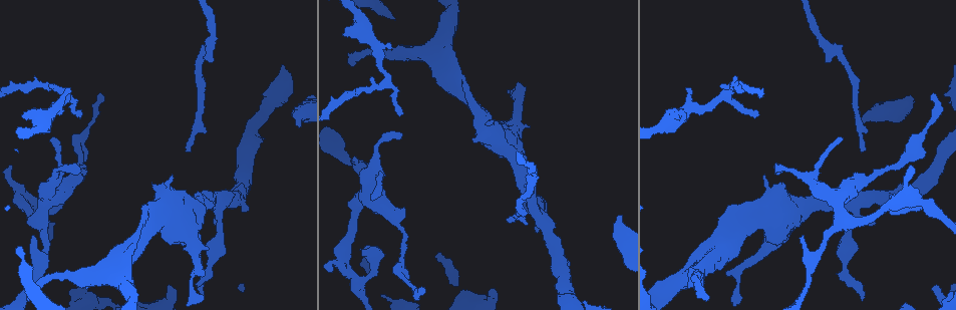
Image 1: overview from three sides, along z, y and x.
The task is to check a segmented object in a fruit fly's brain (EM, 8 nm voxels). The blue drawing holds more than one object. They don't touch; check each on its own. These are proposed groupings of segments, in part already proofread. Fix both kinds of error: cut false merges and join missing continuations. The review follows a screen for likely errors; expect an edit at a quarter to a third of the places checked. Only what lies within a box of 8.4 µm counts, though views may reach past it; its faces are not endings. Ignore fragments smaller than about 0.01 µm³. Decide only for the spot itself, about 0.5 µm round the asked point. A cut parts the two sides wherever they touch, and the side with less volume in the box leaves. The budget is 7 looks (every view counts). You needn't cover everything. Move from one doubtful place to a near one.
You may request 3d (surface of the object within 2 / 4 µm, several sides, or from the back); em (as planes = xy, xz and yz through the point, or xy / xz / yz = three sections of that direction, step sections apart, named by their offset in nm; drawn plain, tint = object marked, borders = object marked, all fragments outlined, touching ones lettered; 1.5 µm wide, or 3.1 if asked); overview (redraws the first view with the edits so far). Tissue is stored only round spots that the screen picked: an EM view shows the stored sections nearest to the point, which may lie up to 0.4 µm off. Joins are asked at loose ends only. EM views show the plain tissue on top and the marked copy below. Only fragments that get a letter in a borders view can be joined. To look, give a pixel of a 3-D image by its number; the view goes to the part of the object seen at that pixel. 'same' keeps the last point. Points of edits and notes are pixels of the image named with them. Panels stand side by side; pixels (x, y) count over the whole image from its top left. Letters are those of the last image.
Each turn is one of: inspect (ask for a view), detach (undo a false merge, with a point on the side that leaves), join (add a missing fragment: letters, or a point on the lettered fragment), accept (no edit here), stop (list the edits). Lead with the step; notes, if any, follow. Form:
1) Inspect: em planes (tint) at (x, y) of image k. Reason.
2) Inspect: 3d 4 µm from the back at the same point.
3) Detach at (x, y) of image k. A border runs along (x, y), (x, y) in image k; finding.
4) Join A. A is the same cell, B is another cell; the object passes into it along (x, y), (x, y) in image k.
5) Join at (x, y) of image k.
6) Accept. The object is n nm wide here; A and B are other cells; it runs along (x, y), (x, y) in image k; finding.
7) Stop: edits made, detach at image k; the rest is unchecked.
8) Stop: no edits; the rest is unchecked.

Inspect: em xz step 4 (tint) at (355, 159) of image 1. Branch stops here.

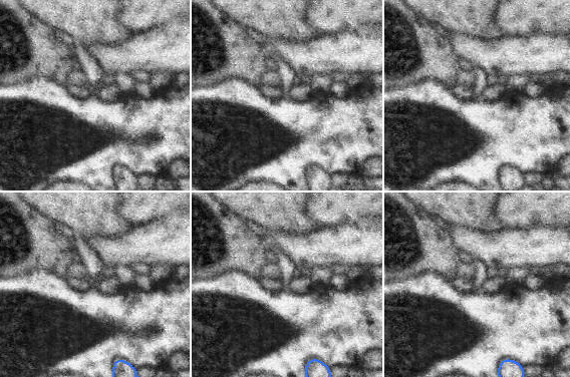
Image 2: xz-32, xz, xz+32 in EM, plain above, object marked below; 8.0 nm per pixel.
Inspect: em planes (borders) at the same point. Another direction.

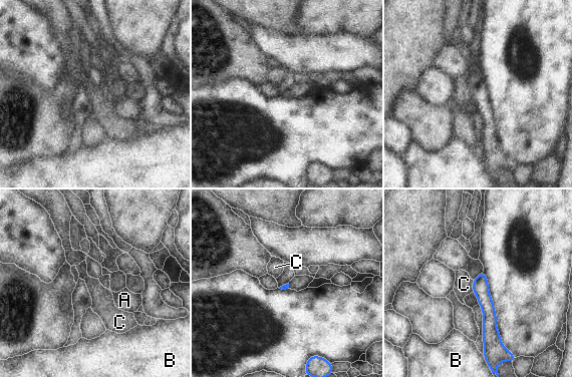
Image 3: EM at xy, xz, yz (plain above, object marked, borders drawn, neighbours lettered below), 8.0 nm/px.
Accept. A, B and C are other cells; a border runs along (472, 280), (473, 291) in image 3; no lettered fragment goes on from it.

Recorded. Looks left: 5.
Inspect: em planes (tint) at (77, 117) of image 1. Thin end.

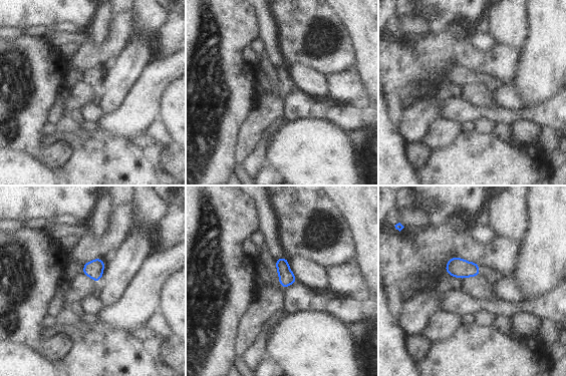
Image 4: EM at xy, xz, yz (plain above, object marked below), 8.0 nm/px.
Inspect: em planes (borders) at the same point.

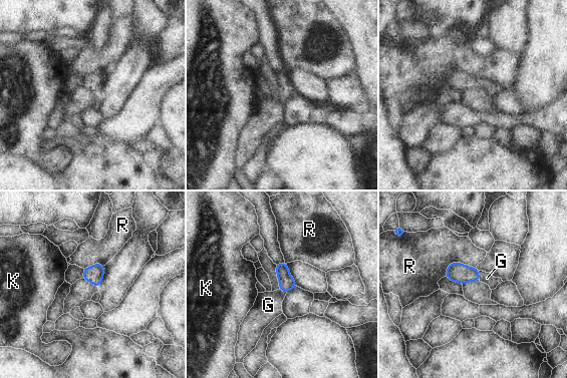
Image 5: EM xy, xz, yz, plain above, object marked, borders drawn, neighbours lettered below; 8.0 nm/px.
Join G. G is the same cell, K and R are other cells; the cell continues.

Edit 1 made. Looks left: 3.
Inspect: overview. See it whole again.

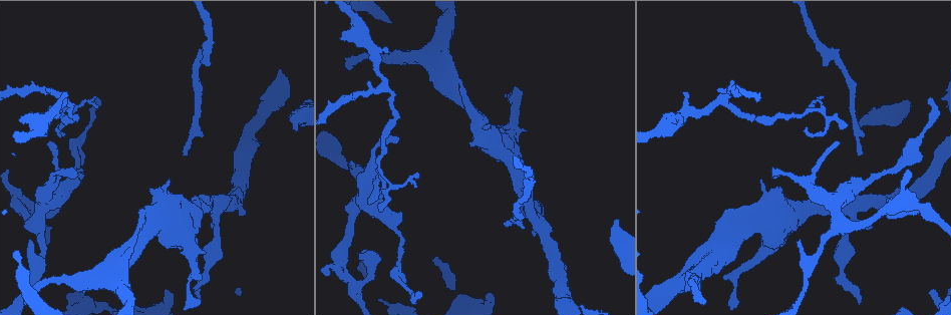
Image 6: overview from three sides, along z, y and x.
Inspect: em planes (borders) at (861, 153) of image 6. Tapers out.

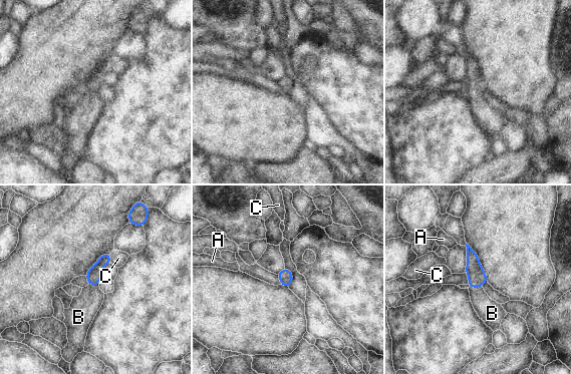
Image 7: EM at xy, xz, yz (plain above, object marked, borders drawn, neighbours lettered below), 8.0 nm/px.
Join B. B is the same cell, A and C are other cells; the object passes into it along (477, 277), (475, 287), (492, 313) in image 7; the cell continues.

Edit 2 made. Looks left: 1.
Stop: edits made, join at image 5, join at image 7; the rest is unchecked.

